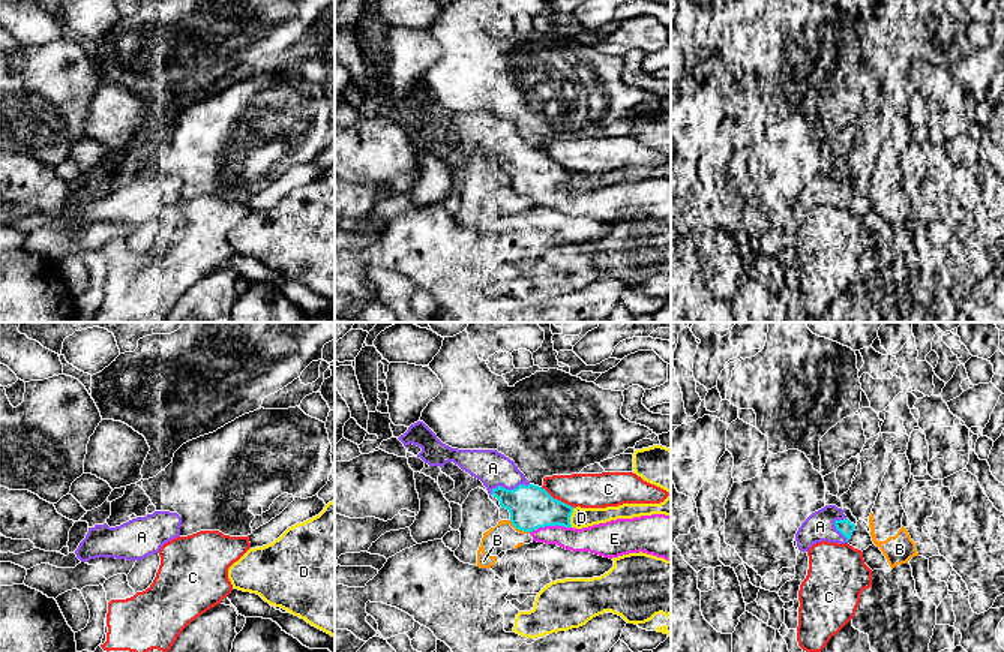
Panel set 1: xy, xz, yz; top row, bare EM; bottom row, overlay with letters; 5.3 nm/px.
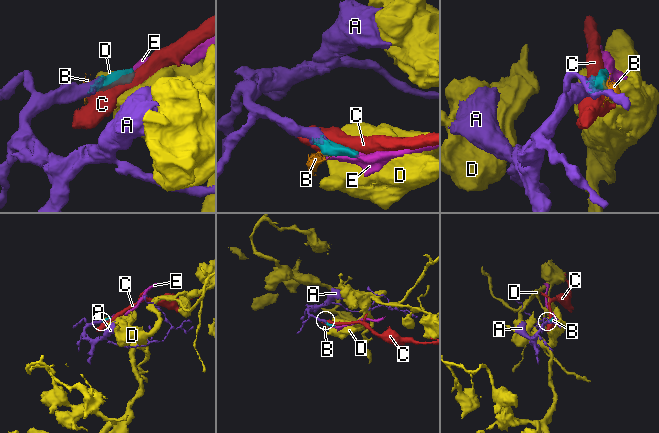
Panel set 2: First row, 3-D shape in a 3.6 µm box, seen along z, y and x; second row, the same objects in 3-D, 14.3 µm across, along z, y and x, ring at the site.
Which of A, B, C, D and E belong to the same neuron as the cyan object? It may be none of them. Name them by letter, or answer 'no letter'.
A, E

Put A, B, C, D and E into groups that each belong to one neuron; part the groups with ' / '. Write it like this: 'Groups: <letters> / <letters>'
Groups: A E / B / C / D

